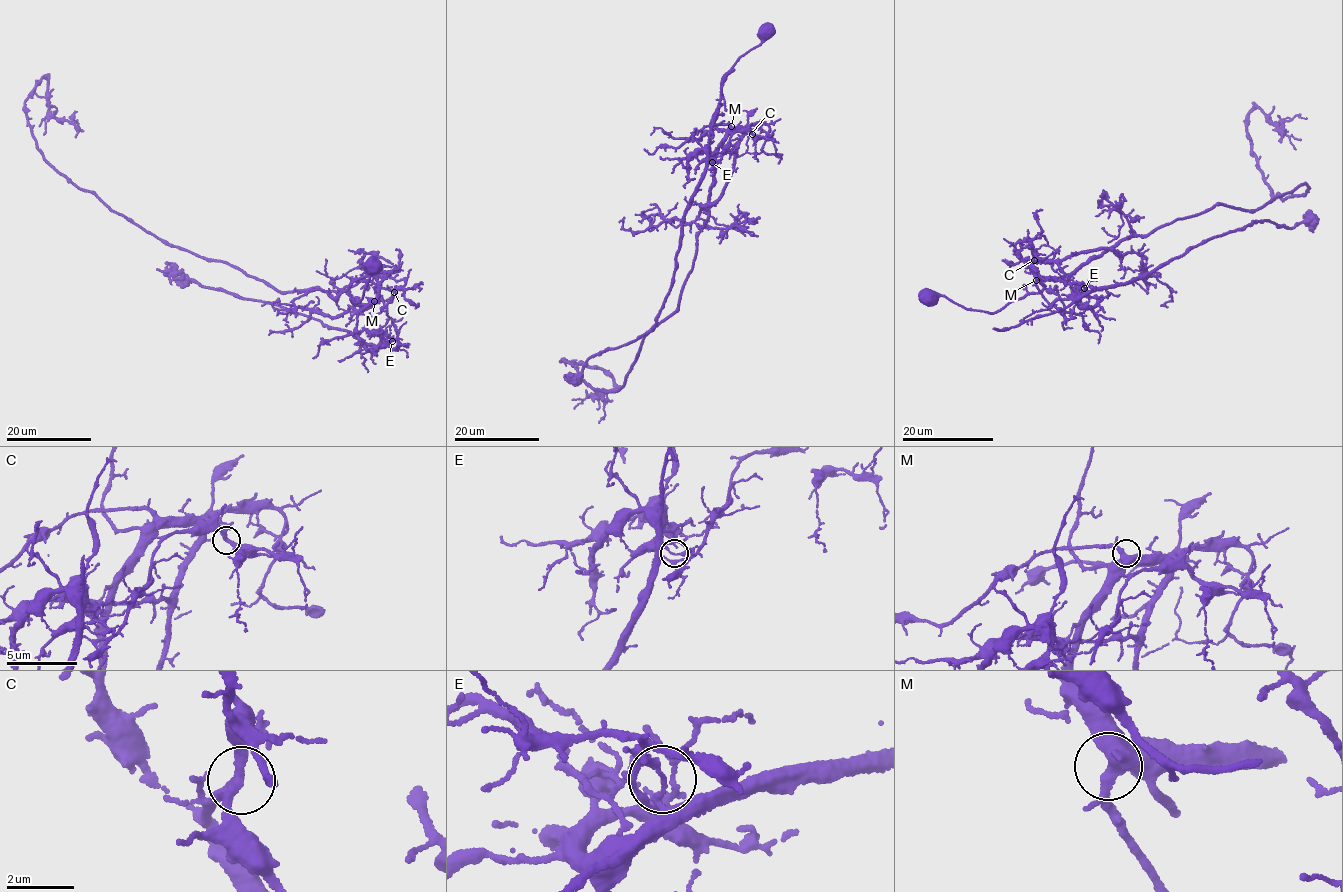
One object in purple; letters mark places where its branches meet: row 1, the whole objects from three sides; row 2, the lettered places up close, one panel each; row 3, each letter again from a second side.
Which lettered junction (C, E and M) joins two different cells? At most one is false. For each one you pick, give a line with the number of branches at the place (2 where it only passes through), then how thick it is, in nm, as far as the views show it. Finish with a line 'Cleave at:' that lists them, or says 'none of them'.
E: branches 4; calibre 110 nm
Cleave at: E

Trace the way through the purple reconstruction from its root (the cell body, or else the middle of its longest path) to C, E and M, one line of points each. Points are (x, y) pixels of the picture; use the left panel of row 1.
C: (373, 268), (361, 300), (356, 303), (350, 298), (352, 302), (359, 305), (368, 303), (381, 288), (394, 292)
E: (373, 268), (361, 300), (350, 298), (359, 305), (380, 289), (394, 292), (386, 307), (397, 330), (392, 341)
M: (373, 268), (361, 300), (356, 303), (350, 298), (359, 305), (374, 301)

